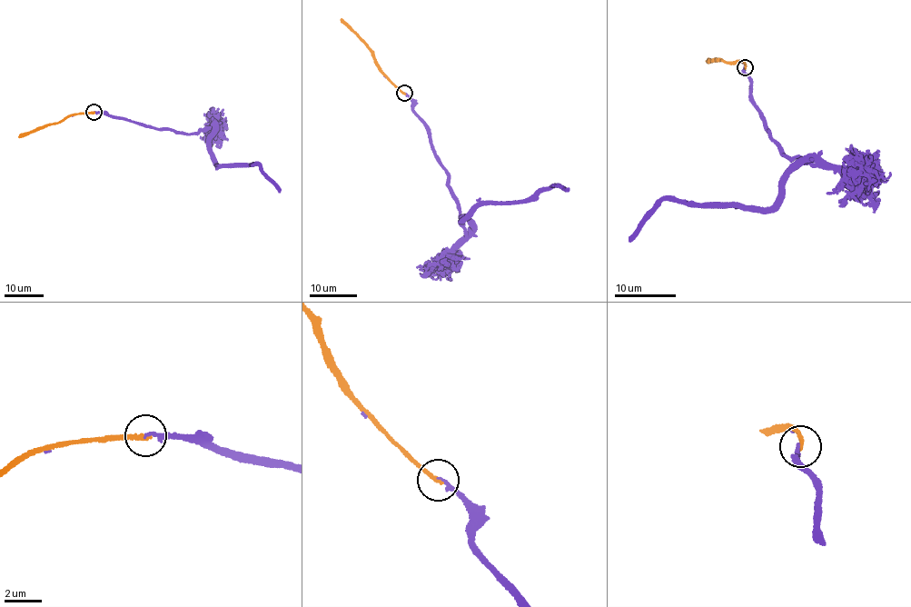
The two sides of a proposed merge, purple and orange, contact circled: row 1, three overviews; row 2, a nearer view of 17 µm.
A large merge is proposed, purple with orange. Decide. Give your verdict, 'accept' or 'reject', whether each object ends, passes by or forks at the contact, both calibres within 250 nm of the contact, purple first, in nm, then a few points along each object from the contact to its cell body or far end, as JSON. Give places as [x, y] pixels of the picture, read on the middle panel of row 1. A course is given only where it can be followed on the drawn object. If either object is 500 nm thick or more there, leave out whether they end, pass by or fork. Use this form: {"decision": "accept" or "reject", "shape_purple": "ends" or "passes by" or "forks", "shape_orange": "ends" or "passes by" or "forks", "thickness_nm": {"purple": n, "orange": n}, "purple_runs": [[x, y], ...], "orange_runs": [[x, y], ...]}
{"decision": "reject", "shape_purple": "ends", "shape_orange": "ends", "thickness_nm": {"purple": 150, "orange": 200}, "purple_runs": [[403, 93], [423, 122], [466, 229], [471, 226], [461, 219], [485, 203], [526, 202], [557, 184], [567, 188]], "orange_runs": [[403, 93], [384, 73], [363, 39], [340, 19]]}

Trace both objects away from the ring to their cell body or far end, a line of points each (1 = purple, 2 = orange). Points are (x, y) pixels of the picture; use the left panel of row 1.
1: (93, 112), (190, 133), (213, 126), (211, 152), (216, 164), (220, 166), (257, 164), (279, 192)
2: (93, 112), (70, 114), (18, 137)

